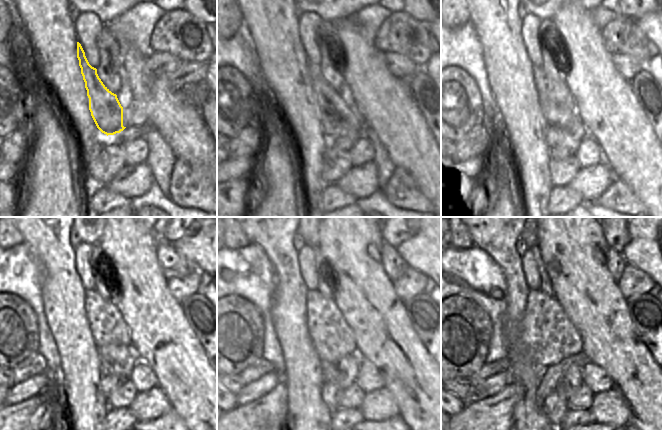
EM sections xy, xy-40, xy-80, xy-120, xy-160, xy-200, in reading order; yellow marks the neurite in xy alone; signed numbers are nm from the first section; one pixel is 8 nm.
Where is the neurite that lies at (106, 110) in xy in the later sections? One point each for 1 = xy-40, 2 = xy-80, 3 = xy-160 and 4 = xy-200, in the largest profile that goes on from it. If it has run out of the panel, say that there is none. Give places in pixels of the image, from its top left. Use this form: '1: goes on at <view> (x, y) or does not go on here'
1: goes on at xy-40 (338, 119)
2: goes on at xy-80 (564, 130)
3: goes on at xy-160 (340, 374)
4: goes on at xy-200 (573, 377)

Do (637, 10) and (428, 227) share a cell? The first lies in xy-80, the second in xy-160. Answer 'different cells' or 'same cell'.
different cells

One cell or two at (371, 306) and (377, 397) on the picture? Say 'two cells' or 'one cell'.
two cells

